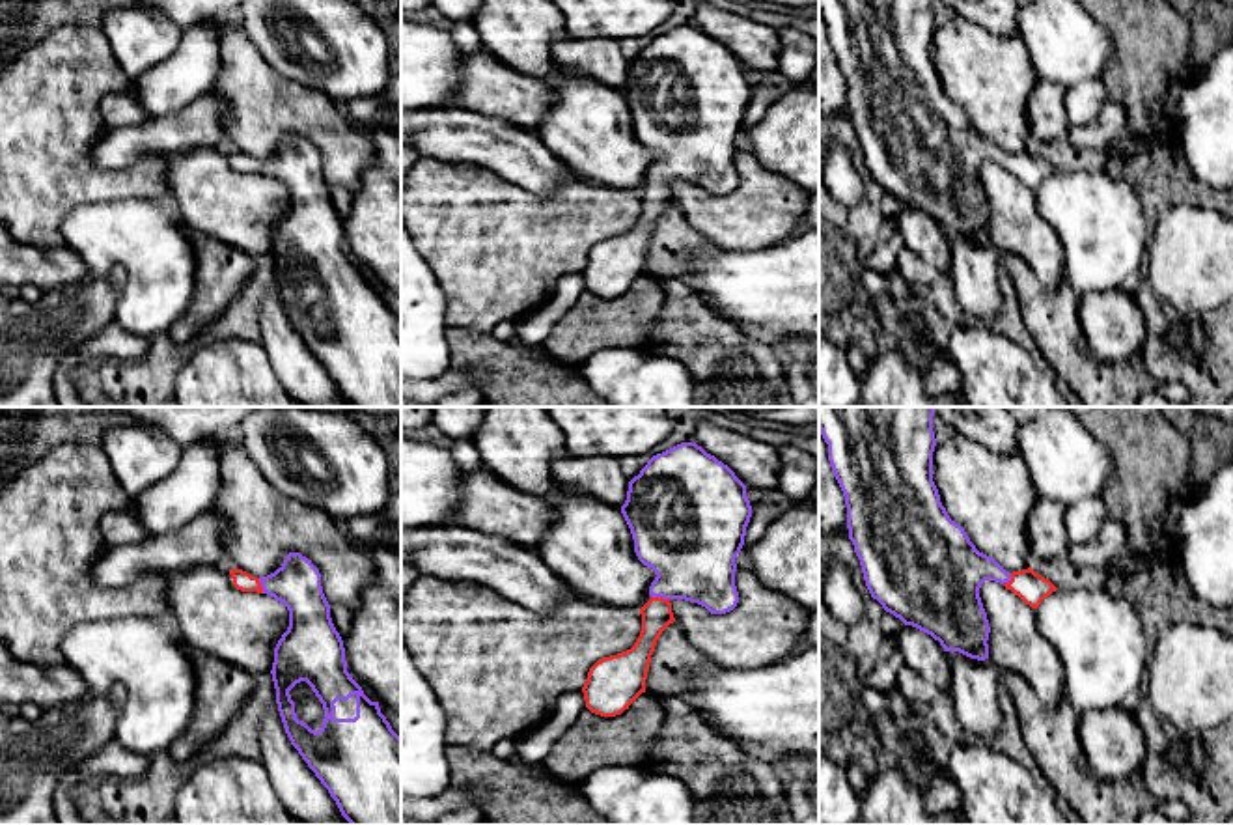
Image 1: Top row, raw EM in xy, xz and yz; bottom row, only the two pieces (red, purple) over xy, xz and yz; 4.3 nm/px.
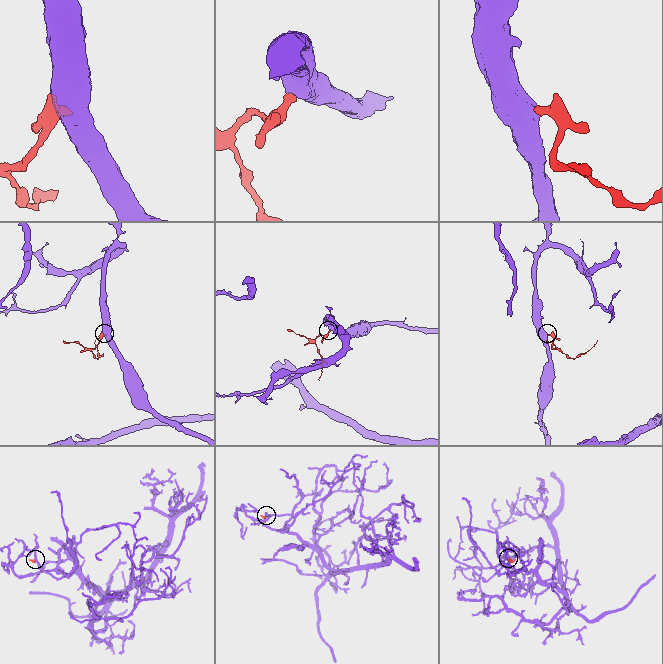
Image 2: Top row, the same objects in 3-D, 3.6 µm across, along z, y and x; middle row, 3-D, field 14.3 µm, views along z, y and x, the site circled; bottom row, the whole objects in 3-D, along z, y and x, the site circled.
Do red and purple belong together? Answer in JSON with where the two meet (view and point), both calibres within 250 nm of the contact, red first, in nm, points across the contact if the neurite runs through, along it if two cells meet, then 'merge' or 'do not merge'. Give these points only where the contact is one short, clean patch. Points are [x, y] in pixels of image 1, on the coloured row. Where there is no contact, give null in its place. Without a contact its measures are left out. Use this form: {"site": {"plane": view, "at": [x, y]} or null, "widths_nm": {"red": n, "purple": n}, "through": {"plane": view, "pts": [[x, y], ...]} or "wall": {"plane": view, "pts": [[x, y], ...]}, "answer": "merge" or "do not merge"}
{"site": {"plane": "xz", "at": [661, 598]}, "widths_nm": {"red": 130, "purple": 380}, "through": {"plane": "xz", "pts": [[657, 615], [661, 598], [687, 566], [692, 549]]}, "answer": "merge"}

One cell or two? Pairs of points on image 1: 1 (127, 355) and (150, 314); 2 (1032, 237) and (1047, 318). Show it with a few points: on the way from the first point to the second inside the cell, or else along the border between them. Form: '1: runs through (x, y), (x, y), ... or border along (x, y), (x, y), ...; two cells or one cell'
1: border along (114, 321), (129, 333), (148, 338); two cells
2: border along (1004, 254), (1021, 258), (1047, 286), (1064, 284); two cells

